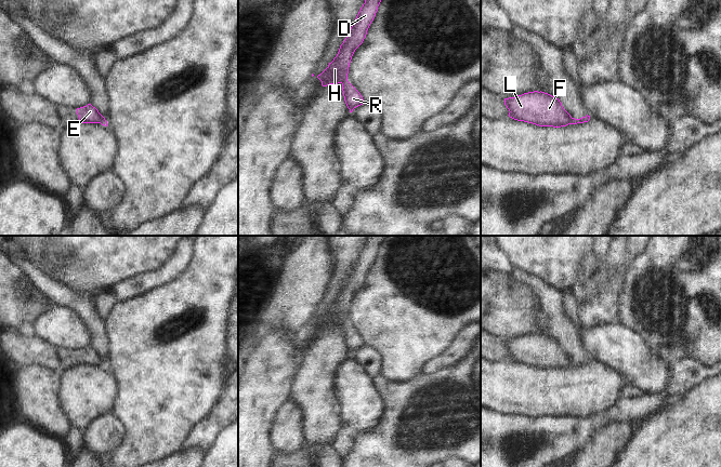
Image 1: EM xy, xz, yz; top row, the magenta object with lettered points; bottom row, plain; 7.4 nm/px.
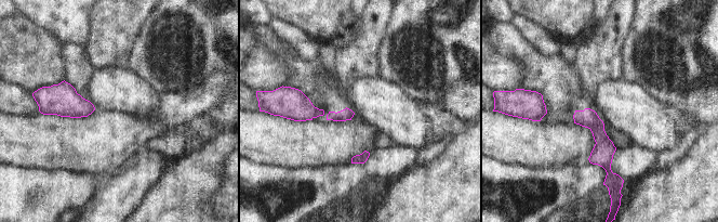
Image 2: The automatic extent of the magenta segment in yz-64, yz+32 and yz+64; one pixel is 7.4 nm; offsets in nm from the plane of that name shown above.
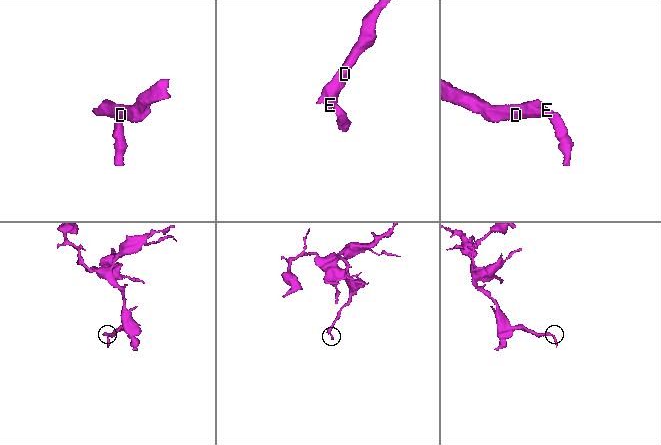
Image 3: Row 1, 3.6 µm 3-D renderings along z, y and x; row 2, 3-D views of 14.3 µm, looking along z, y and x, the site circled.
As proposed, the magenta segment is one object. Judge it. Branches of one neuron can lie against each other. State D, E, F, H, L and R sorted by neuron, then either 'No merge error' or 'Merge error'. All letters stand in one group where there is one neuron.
Groups: D E F H L / R. Merge error.

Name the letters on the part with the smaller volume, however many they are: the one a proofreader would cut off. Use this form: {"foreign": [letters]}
{"foreign": ["R"]}

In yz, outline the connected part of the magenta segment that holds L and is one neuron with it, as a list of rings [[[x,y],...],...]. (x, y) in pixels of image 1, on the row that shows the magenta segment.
[[[541,91],[504,98],[504,105],[510,118],[539,126],[566,126],[573,119],[559,98]]]

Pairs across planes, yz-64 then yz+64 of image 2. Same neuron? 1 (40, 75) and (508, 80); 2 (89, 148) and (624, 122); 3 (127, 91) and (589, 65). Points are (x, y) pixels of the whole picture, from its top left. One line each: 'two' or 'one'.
1: one
2: two
3: two

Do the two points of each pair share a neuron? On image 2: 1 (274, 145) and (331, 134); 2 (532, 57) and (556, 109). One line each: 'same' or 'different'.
1: same
2: same

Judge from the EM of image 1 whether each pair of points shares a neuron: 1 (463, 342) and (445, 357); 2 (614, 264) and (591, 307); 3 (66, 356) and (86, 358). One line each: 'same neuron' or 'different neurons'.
1: same neuron
2: same neuron
3: same neuron

